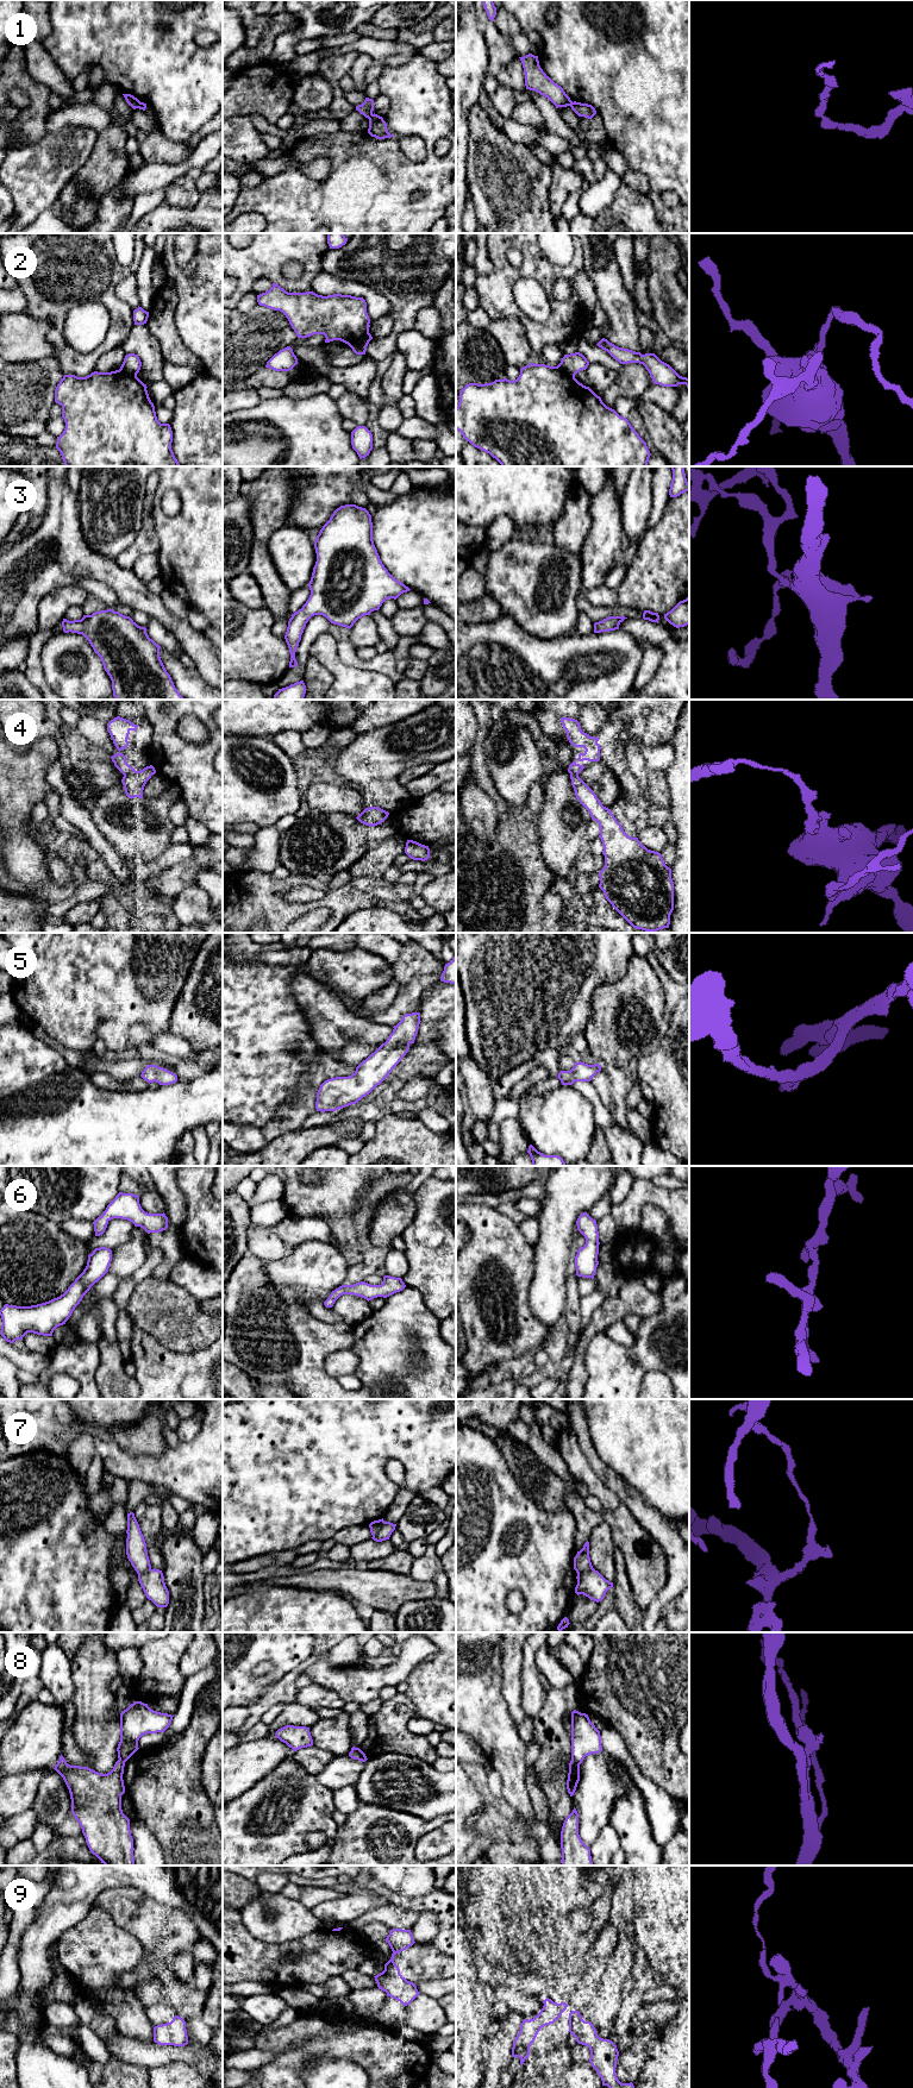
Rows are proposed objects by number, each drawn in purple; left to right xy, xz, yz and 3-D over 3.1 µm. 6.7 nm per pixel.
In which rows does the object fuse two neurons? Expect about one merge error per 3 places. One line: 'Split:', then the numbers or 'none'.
Split: 1, 2, 4, 7, 8

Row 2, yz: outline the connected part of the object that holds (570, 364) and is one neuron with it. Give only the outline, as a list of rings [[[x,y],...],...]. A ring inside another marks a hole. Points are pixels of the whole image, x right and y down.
[[[575,352],[564,355],[561,363],[556,368],[571,377],[575,377],[577,372],[586,370],[588,365],[589,362],[582,353]]]

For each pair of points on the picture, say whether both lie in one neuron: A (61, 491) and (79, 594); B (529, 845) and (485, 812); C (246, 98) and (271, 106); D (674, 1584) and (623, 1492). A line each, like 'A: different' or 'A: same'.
A: different
B: different
C: same
D: same

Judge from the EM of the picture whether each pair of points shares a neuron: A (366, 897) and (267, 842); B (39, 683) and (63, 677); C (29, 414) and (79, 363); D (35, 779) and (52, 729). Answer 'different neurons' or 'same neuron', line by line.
A: different neurons
B: different neurons
C: different neurons
D: different neurons

